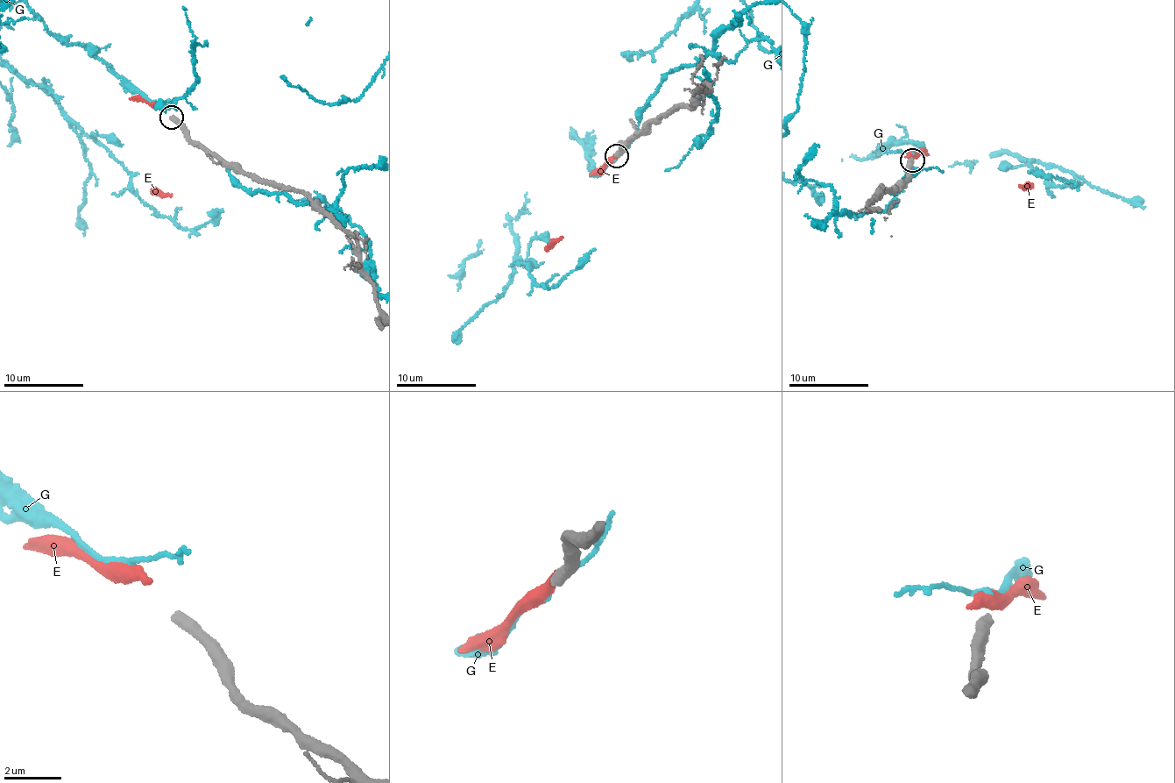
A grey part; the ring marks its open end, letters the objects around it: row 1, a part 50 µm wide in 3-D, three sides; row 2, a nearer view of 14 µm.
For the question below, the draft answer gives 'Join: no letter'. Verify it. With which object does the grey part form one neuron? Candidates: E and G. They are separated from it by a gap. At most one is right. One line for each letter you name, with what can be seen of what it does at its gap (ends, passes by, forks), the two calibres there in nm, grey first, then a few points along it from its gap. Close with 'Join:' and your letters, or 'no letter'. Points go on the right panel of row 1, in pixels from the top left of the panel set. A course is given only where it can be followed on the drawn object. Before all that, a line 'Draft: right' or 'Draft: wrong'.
Draft: right
Join: no letter

